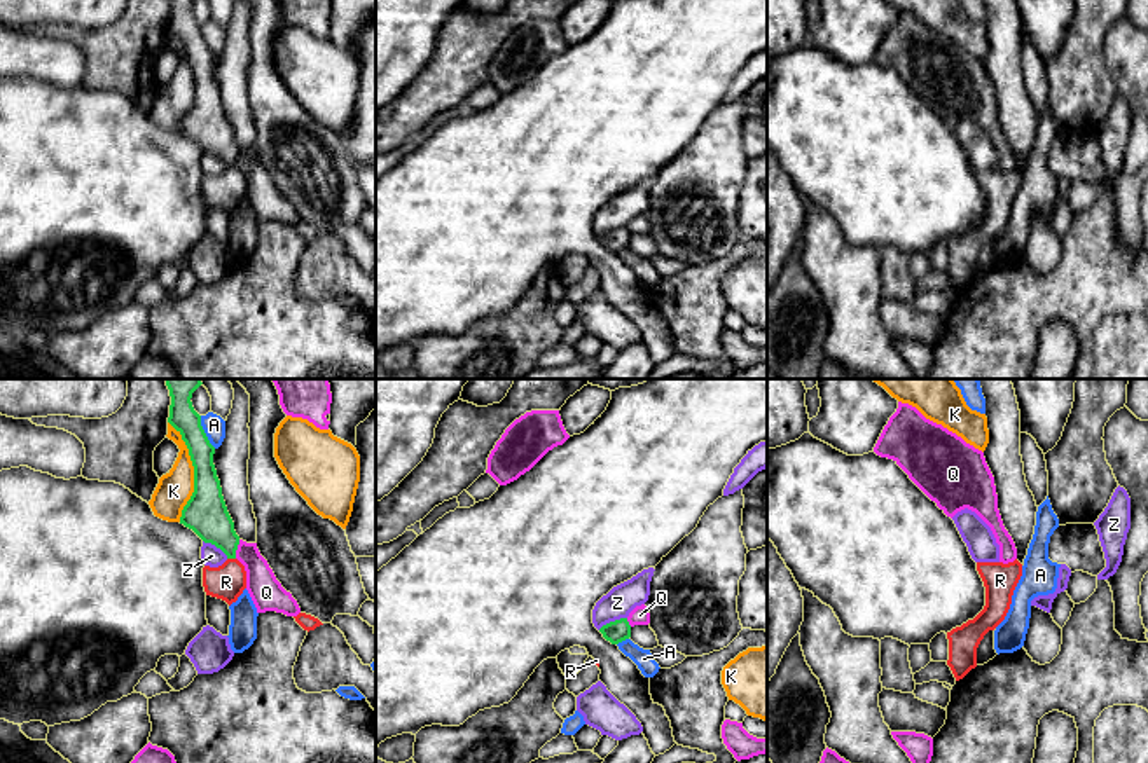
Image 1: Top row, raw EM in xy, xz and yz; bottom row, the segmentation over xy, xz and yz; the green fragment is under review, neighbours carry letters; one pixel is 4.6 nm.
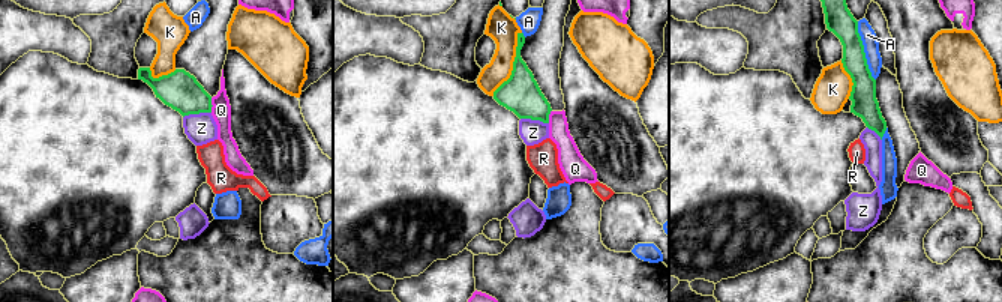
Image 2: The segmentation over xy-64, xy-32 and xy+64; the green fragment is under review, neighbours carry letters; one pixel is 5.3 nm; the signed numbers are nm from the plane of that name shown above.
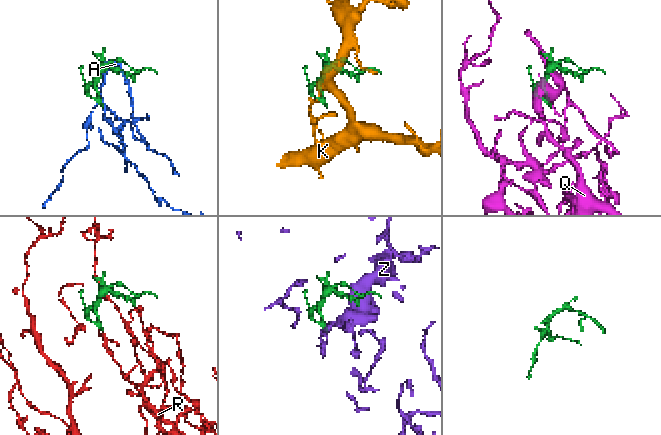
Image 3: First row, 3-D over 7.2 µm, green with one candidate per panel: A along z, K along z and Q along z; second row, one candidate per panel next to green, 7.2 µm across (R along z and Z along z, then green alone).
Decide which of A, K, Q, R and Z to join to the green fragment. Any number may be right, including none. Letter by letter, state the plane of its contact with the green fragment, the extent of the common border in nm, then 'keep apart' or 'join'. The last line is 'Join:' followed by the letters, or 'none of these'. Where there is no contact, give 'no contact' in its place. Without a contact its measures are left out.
A: xy | 170 nm | keep apart
K: xy | 460 nm | keep apart
Q: xy | 90 nm | keep apart
R: xy | 40 nm | join
Z: xz | 150 nm | keep apart
Join: R

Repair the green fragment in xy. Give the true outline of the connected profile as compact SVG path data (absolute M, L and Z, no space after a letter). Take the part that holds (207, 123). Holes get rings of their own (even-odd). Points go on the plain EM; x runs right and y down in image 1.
M169 0L168 31L182 44L194 75L194 101L182 119L180 133L227 164L227 169L218 176L203 176L203 196L206 204L231 215L246 197L246 180L236 168L239 145L234 140L213 73L215 56L201 35L201 24L192 16L192 2Z

